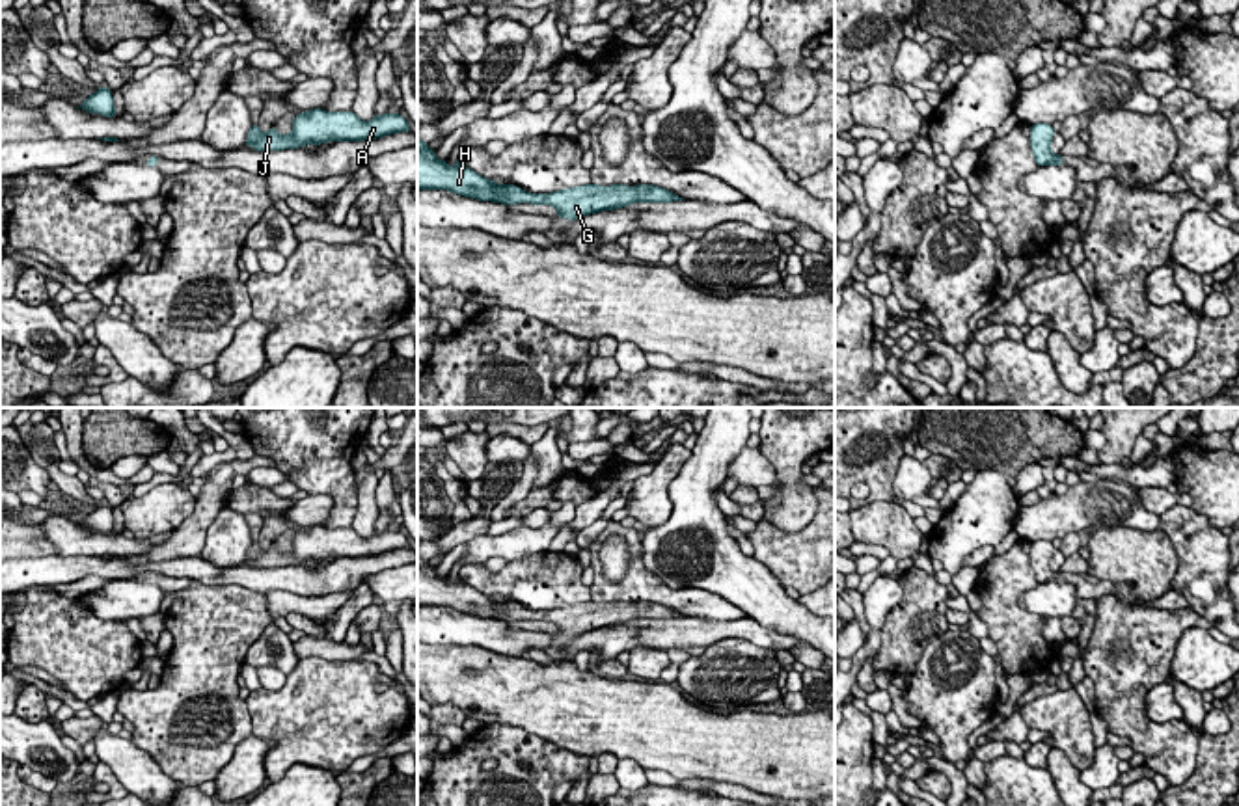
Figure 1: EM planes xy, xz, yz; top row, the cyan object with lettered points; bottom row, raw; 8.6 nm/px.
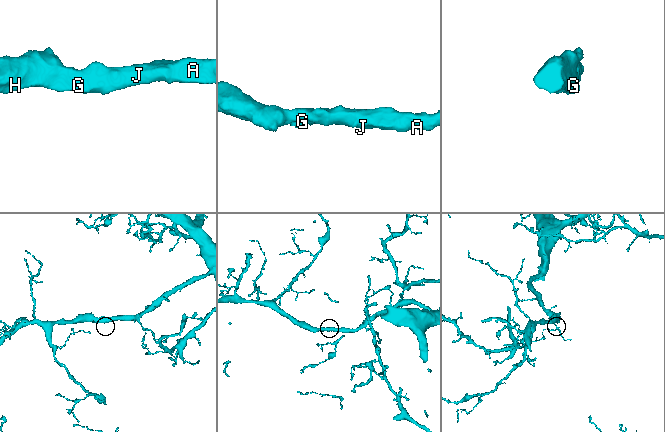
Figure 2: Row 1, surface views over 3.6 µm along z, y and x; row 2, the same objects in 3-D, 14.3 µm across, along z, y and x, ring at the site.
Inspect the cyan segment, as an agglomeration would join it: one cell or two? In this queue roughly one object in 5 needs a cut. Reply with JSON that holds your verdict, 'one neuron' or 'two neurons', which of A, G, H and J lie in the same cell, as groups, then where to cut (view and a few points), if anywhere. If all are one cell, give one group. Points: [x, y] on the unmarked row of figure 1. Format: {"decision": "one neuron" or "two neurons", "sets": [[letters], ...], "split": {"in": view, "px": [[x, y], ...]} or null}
{"decision": "one neuron", "sets": [["A", "G", "H", "J"]], "split": null}

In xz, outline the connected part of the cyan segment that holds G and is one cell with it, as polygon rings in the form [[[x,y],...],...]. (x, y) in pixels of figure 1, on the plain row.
[[[417,557],[417,605],[449,607],[464,614],[503,620],[507,624],[516,620],[551,622],[559,627],[555,635],[566,635],[568,638],[587,631],[628,624],[632,620],[684,618],[673,609],[654,601],[598,603],[591,599],[551,611],[529,611],[520,603],[499,603],[497,598],[481,594],[473,586],[466,584],[460,575],[455,584],[449,584],[447,575],[438,577],[436,568],[430,568],[429,560],[421,557]]]

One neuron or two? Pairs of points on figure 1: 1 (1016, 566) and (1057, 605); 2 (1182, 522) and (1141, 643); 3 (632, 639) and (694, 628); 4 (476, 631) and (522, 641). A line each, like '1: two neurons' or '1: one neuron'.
1: two neurons
2: two neurons
3: one neuron
4: one neuron

